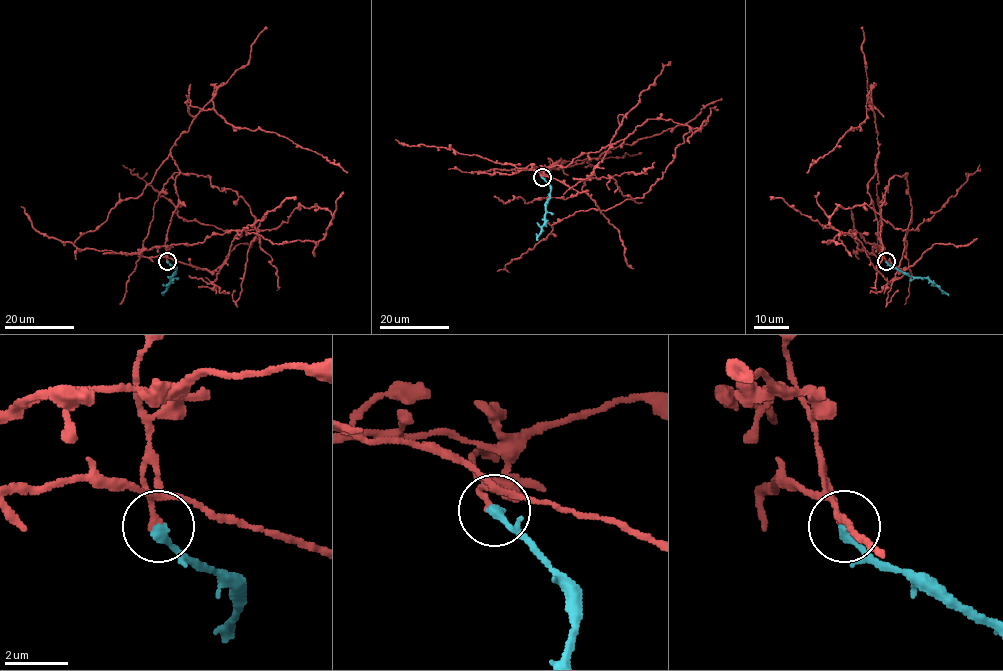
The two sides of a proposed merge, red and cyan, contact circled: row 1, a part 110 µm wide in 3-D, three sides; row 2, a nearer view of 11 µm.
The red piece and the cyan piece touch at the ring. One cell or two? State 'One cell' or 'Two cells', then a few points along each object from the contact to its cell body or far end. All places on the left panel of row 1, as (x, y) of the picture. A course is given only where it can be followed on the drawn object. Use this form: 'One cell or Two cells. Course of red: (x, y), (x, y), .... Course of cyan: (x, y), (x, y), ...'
Two cells. Course of red: (167, 261), (232, 230), (318, 243), (332, 216), (299, 204), (276, 228), (222, 230), (122, 164). Course of cyan: (167, 261), (176, 272), (163, 295)

